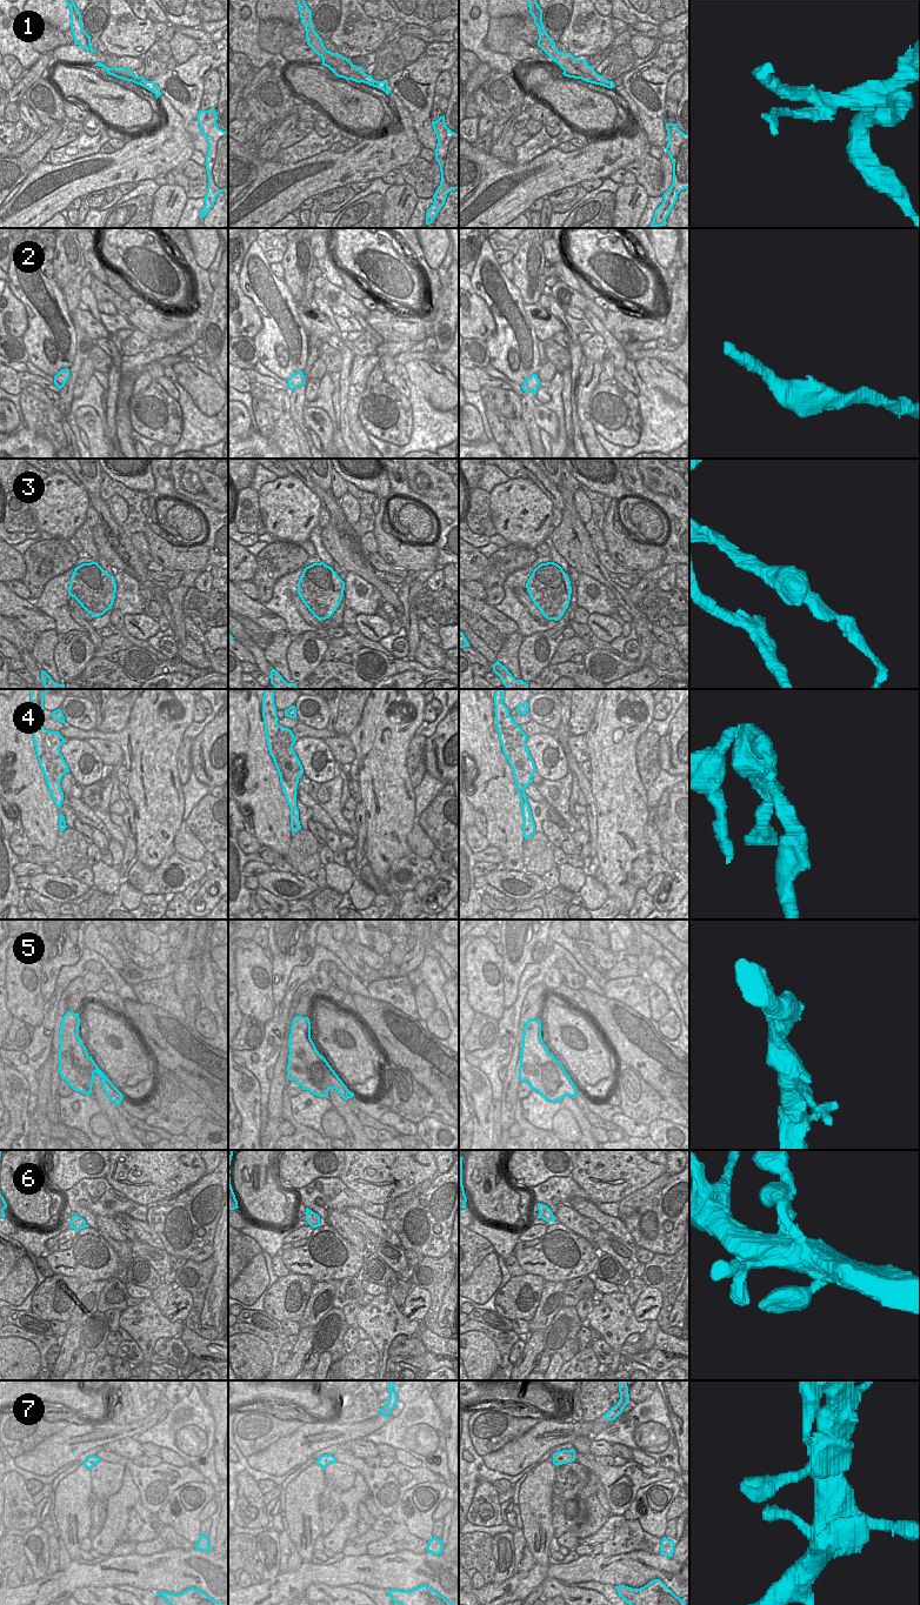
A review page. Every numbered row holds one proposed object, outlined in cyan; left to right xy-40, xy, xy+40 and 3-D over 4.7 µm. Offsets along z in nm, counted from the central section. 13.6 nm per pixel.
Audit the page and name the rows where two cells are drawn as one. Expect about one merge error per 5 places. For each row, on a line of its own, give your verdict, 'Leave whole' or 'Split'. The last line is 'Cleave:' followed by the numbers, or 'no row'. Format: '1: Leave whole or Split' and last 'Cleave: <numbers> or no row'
1: Split
2: Leave whole
3: Split
4: Split
5: Split
6: Leave whole
7: Leave whole
Cleave: 1, 3, 4, 5

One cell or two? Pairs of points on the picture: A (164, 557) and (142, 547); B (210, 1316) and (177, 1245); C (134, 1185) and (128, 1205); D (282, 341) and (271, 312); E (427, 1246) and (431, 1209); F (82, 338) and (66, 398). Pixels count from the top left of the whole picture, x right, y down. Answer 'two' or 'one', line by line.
A: two
B: two
C: two
D: one
E: one
F: one

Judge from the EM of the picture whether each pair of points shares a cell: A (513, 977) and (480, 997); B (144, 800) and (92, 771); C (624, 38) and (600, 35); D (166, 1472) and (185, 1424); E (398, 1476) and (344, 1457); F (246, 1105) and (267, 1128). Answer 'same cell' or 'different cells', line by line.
A: different cells
B: different cells
C: different cells
D: different cells
E: same cell
F: different cells

